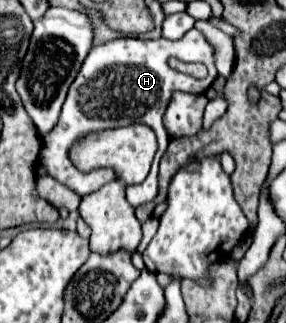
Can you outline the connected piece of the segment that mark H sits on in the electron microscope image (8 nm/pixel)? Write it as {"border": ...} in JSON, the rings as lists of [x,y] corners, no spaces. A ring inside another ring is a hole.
{"border":[[[196,28],[188,30],[180,40],[116,38],[102,46],[94,46],[88,52],[76,80],[72,82],[68,90],[66,102],[62,106],[56,126],[52,128],[52,132],[42,136],[42,148],[40,148],[40,158],[38,158],[40,166],[46,170],[48,176],[52,176],[56,182],[64,184],[78,196],[92,194],[107,182],[115,180],[117,174],[112,168],[96,168],[90,172],[78,170],[68,156],[70,148],[90,132],[100,132],[100,130],[120,128],[120,126],[130,126],[130,124],[146,124],[156,132],[158,150],[156,150],[148,178],[142,184],[128,186],[126,196],[134,208],[154,200],[158,194],[158,162],[170,142],[162,124],[164,108],[168,106],[168,100],[172,92],[176,90],[190,92],[190,94],[204,94],[216,80],[216,74],[218,72],[214,68],[212,48]],[[169,58],[178,58],[182,62],[194,63],[198,66],[206,64],[208,76],[204,80],[196,80],[192,76],[180,74],[168,66]]]}

